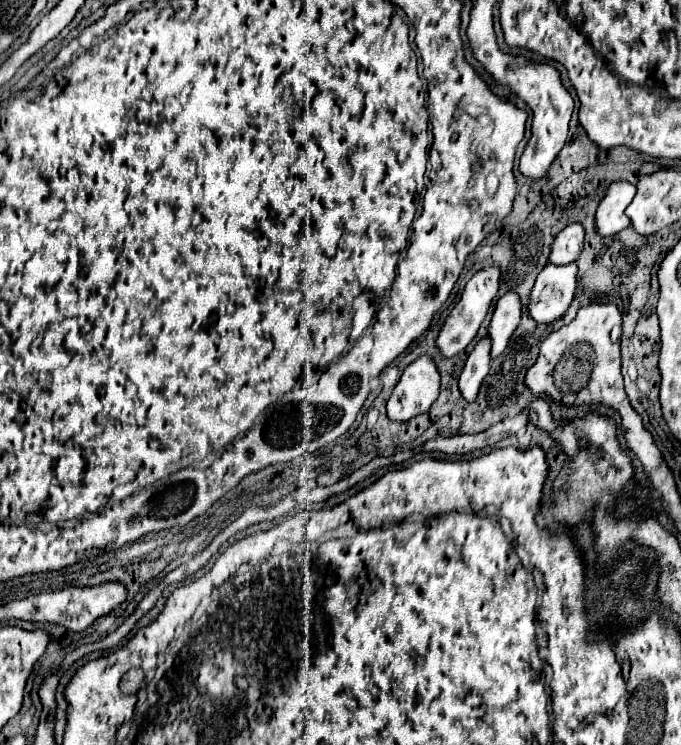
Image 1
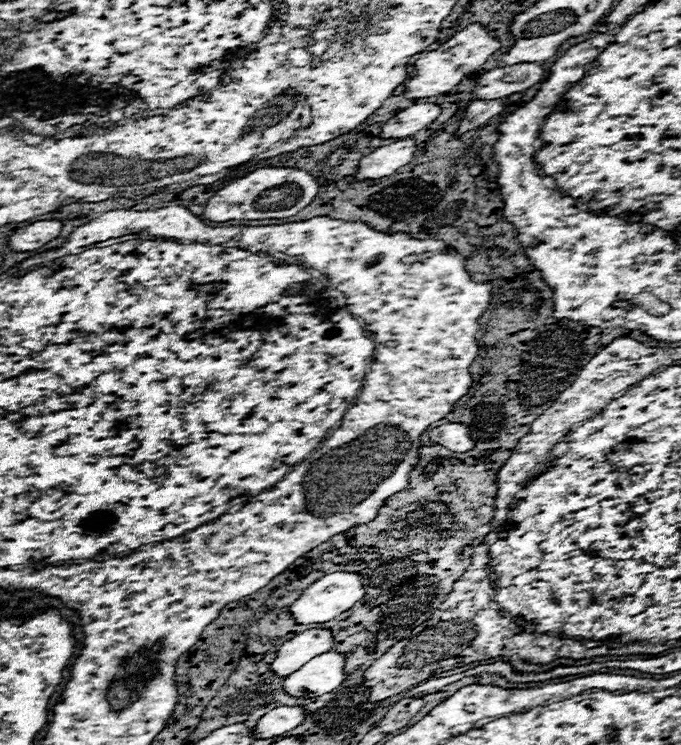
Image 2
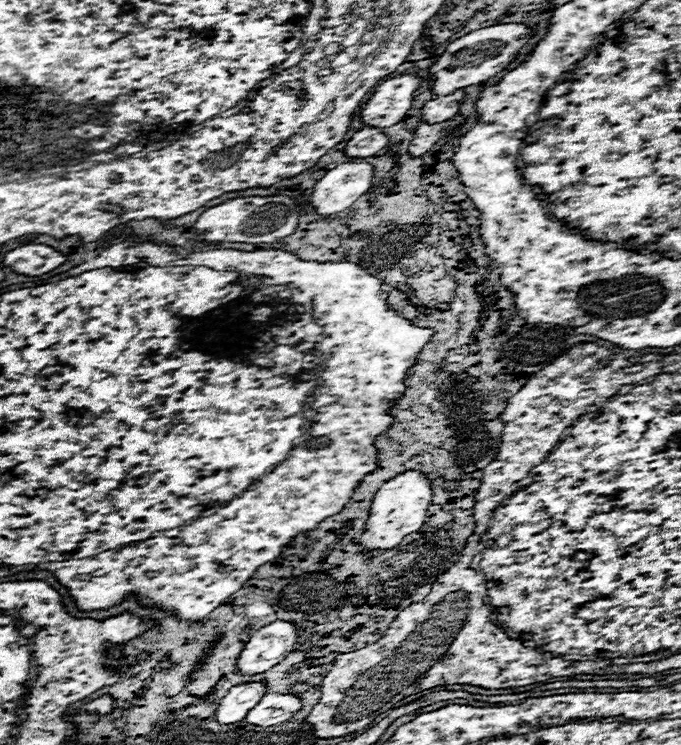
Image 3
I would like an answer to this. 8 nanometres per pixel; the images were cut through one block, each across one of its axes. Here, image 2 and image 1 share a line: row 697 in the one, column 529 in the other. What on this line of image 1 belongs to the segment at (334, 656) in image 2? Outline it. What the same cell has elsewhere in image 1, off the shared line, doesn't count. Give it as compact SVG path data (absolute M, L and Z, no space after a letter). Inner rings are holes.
M546 264L530 292L528 316L536 324L554 324L568 310L576 290L576 264Z

